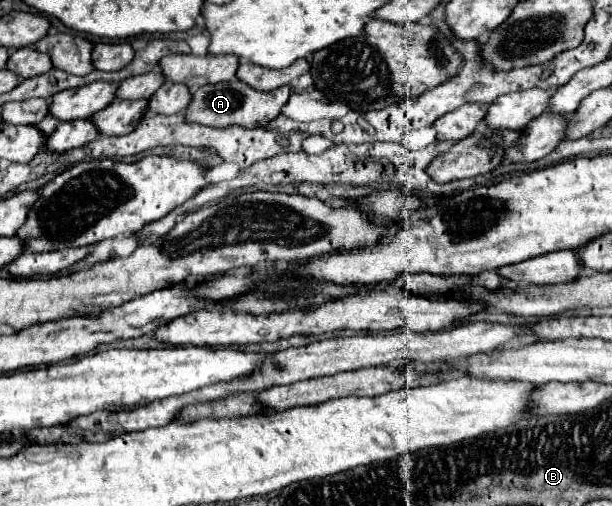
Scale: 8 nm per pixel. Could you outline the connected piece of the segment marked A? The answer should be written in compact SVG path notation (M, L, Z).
M230 80L222 84L206 84L206 86L200 86L196 92L192 92L192 102L188 106L186 120L214 126L214 128L226 128L234 124L246 126L246 128L266 126L266 122L272 122L280 114L290 94L292 94L290 86L280 86L278 90L270 90L270 92L258 92L240 80Z

